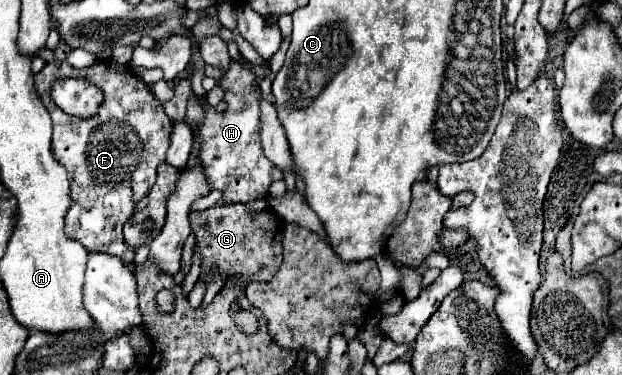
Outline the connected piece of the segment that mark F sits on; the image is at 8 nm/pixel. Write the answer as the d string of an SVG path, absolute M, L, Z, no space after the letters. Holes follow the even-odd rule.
M64 61L48 63L36 75L34 85L44 107L52 115L52 153L56 161L66 167L70 179L72 205L66 213L66 235L80 241L88 251L110 253L130 265L136 249L124 243L122 227L134 213L136 203L154 185L156 167L166 161L172 121L148 91L148 85L138 79L128 65L116 61L104 61L88 69L74 69ZM62 77L86 79L104 91L104 101L96 115L80 119L56 107L50 89L54 81Z

